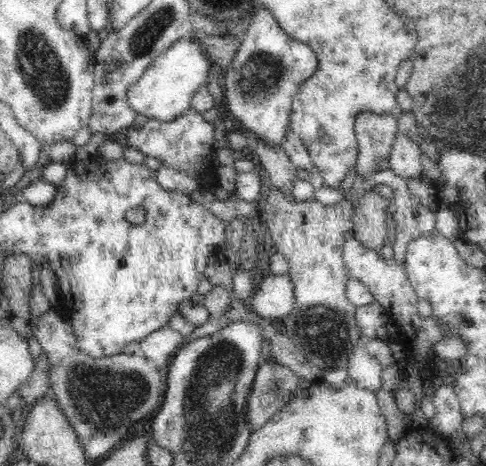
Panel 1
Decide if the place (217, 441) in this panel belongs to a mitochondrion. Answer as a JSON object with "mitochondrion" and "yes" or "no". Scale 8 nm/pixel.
{"mitochondrion":"yes"}

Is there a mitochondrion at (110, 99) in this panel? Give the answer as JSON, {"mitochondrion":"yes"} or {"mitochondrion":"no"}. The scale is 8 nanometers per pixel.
{"mitochondrion":"yes"}

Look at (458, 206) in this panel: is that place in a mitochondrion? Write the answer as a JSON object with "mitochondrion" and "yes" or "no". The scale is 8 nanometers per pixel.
{"mitochondrion":"no"}

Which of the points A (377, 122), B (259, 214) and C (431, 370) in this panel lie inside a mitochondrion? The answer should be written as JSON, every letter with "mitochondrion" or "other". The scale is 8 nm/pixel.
{"A":"other","B":"other","C":"other"}

